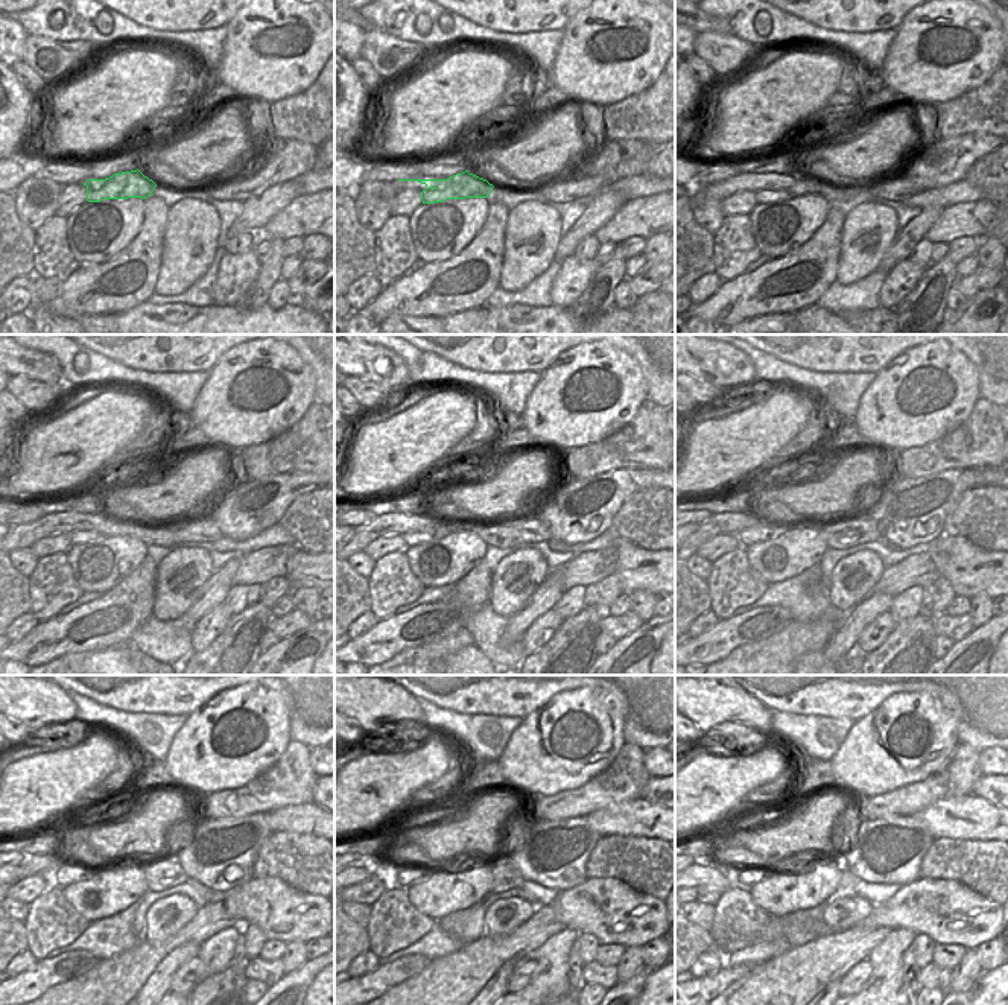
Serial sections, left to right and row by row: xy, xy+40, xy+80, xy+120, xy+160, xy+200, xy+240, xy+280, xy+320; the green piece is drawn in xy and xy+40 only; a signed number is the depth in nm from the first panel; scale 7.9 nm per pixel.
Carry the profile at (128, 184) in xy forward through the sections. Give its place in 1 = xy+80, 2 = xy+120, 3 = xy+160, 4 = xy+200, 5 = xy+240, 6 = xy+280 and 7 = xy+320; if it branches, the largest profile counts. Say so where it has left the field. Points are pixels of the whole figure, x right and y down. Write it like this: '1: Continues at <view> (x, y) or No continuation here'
1: Continues at xy+80 (795, 186)
2: Continues at xy+120 (108, 526)
3: Continues at xy+160 (437, 529)
4: Continues at xy+200 (759, 534)
5: Continues at xy+240 (70, 873)
6: Continues at xy+280 (406, 876)
7: Continues at xy+320 (747, 876).

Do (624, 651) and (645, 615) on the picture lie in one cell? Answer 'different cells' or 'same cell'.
different cells

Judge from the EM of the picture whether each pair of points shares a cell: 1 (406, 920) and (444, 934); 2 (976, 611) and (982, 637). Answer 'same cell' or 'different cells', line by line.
1: different cells
2: different cells

